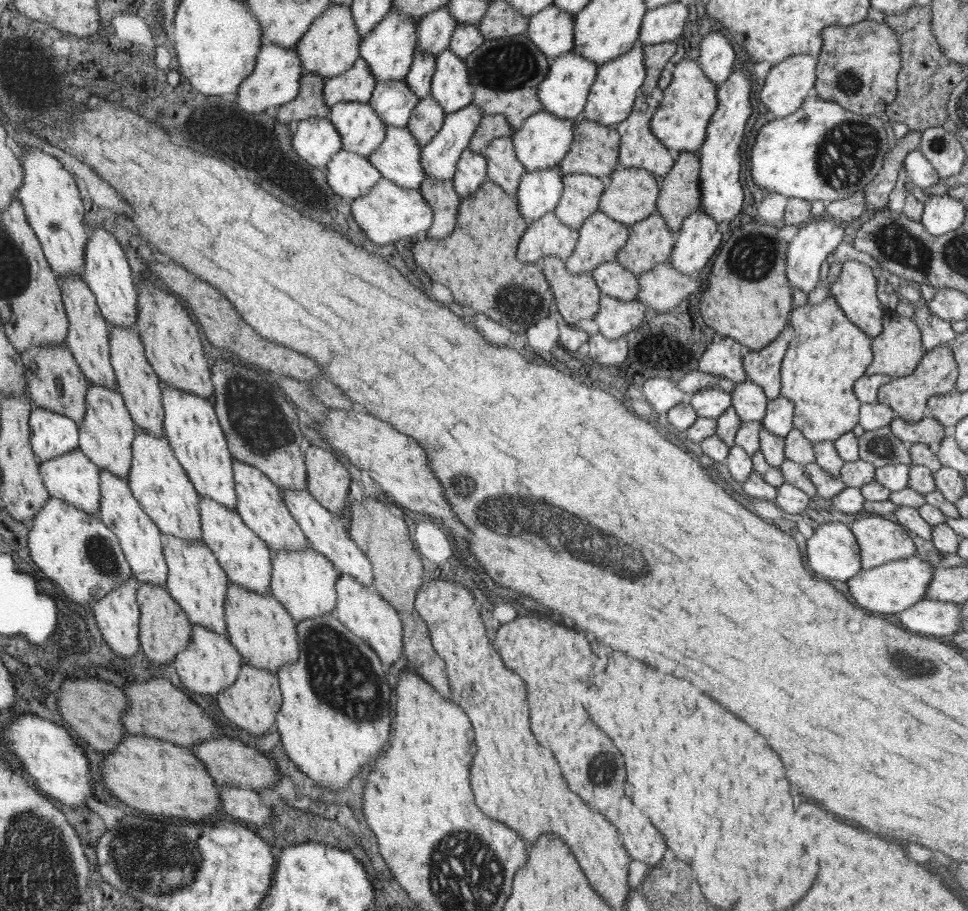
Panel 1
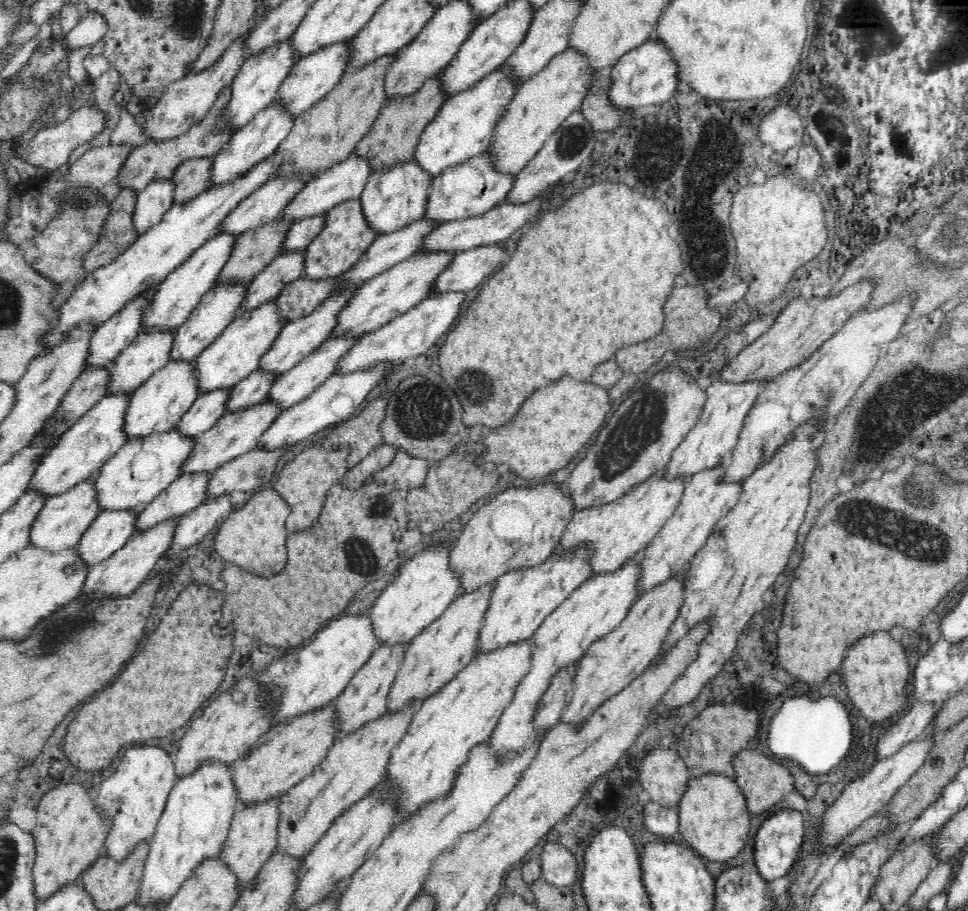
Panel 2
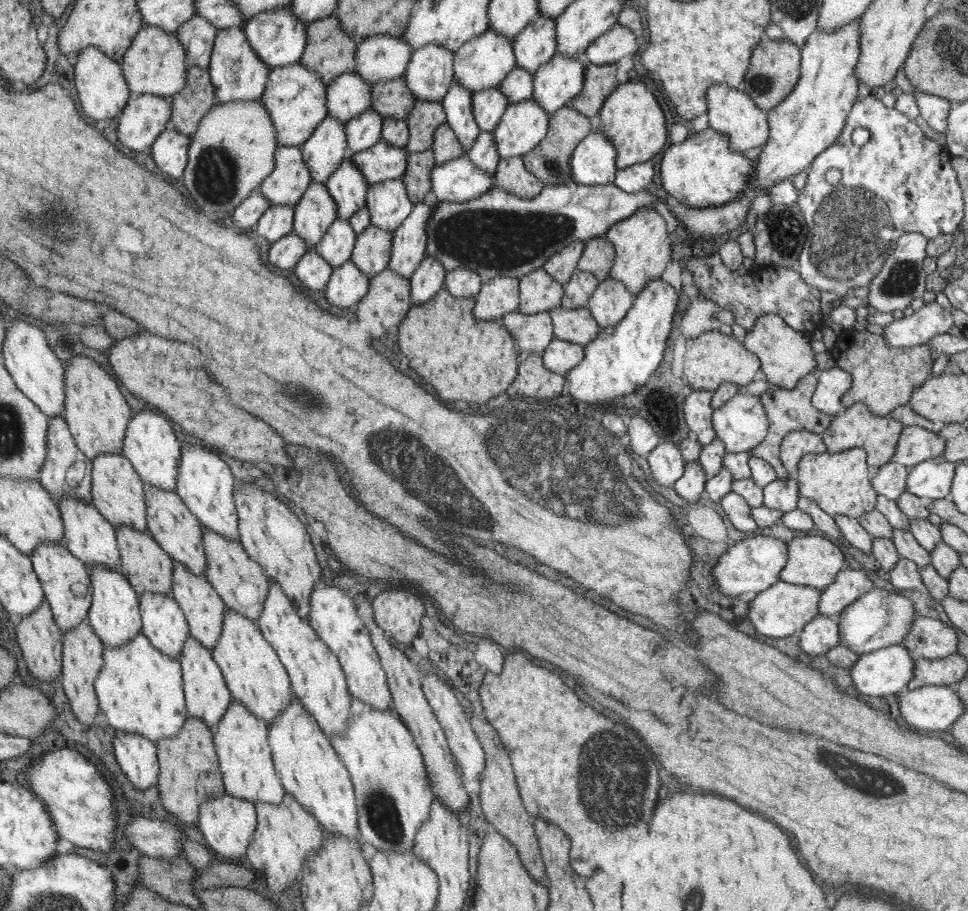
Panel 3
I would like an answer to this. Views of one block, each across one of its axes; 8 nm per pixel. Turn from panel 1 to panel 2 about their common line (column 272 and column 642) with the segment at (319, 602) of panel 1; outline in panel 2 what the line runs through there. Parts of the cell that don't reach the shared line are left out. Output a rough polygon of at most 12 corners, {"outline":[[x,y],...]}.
{"outline":[[726,463],[688,478],[674,515],[641,552],[640,596],[688,567],[744,482]]}

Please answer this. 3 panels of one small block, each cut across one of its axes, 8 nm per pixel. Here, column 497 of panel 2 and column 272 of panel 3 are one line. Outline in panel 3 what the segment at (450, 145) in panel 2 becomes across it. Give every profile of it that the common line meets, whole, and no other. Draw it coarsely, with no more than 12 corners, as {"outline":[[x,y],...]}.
{"outline":[[300,62],[260,98],[278,147],[304,145],[328,116],[328,86]]}

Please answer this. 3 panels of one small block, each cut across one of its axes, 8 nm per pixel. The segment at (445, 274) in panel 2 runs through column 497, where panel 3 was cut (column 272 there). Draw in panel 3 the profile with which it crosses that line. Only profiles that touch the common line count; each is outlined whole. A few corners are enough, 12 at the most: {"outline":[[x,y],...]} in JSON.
{"outline":[[298,234],[271,243],[268,262],[292,270],[308,252]]}

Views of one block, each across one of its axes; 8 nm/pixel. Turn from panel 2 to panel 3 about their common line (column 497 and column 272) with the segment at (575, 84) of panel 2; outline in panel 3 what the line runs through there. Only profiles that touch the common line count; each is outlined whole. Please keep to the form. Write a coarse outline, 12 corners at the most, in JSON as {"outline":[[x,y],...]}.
{"outline":[[260,99],[214,104],[184,178],[204,214],[231,216],[276,165]]}

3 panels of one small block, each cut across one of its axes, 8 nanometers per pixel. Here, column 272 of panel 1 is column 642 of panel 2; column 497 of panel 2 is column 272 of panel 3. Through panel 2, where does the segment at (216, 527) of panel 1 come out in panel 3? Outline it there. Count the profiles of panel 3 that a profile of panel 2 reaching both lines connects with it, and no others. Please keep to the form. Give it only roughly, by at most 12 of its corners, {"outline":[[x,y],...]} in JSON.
{"outline":[[298,698],[270,724],[285,792],[363,841],[348,768]]}

